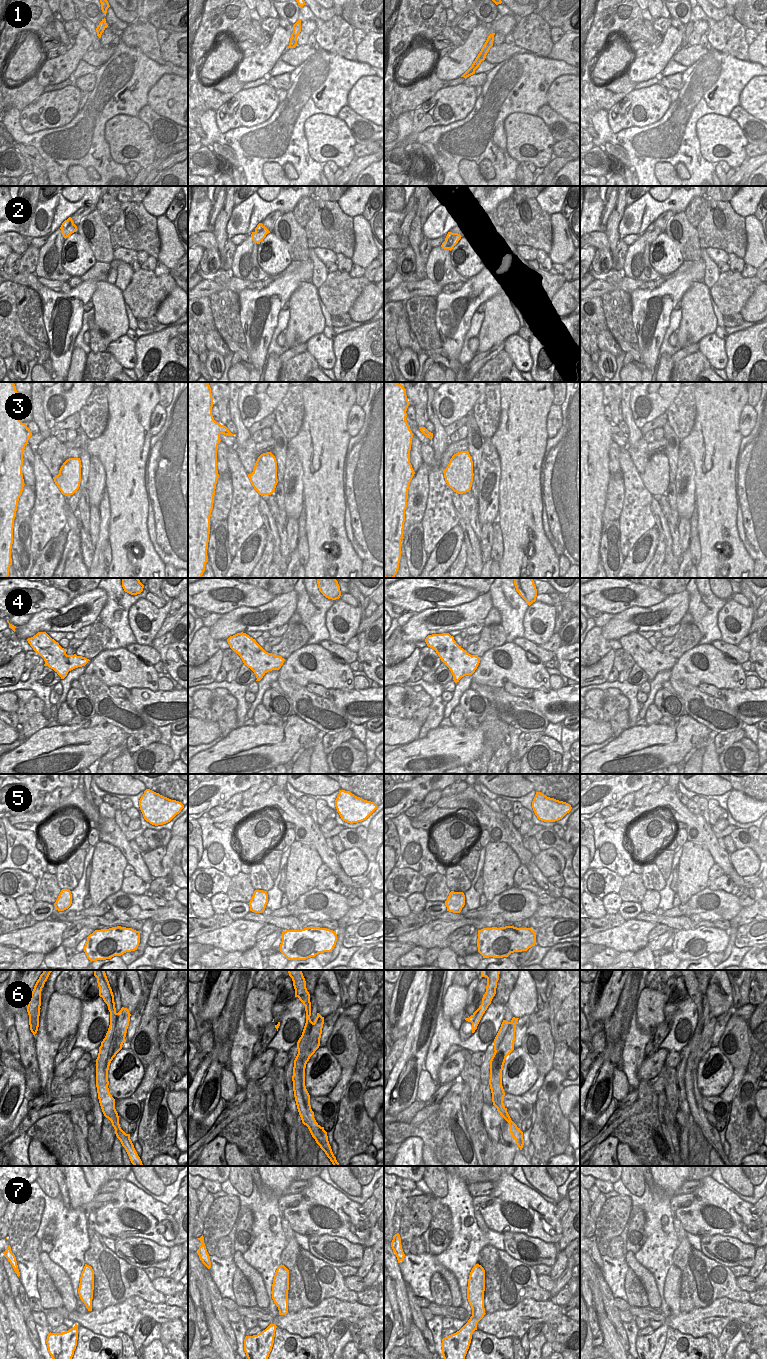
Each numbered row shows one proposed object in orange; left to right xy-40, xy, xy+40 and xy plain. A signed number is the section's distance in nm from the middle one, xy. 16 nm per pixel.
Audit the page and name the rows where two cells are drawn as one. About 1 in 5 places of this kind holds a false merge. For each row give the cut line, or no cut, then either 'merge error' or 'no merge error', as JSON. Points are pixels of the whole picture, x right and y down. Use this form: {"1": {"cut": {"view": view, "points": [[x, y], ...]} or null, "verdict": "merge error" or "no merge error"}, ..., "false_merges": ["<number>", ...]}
{"1": {"cut": null, "verdict": "no merge error"}, "2": {"cut": {"view": "xy", "points": [[251, 234], [256, 242]]}, "verdict": "merge error"}, "3": {"cut": null, "verdict": "no merge error"}, "4": {"cut": null, "verdict": "no merge error"}, "5": {"cut": null, "verdict": "no merge error"}, "6": {"cut": {"view": "xy-40", "points": [[117, 1013], [116, 1030], [107, 1057], [108, 1065]]}, "verdict": "merge error"}, "7": {"cut": null, "verdict": "no merge error"}, "false_merges": ["2", "6"]}

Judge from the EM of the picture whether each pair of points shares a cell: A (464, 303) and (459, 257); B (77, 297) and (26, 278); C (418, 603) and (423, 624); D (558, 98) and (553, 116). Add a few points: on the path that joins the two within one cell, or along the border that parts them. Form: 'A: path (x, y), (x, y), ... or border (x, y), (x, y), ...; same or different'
A: border (486, 263), (476, 274), (468, 279); different
B: path (64, 296), (48, 296), (39, 288); same
C: border (443, 606), (428, 608), (415, 613); different
D: border (547, 103), (569, 121); different

